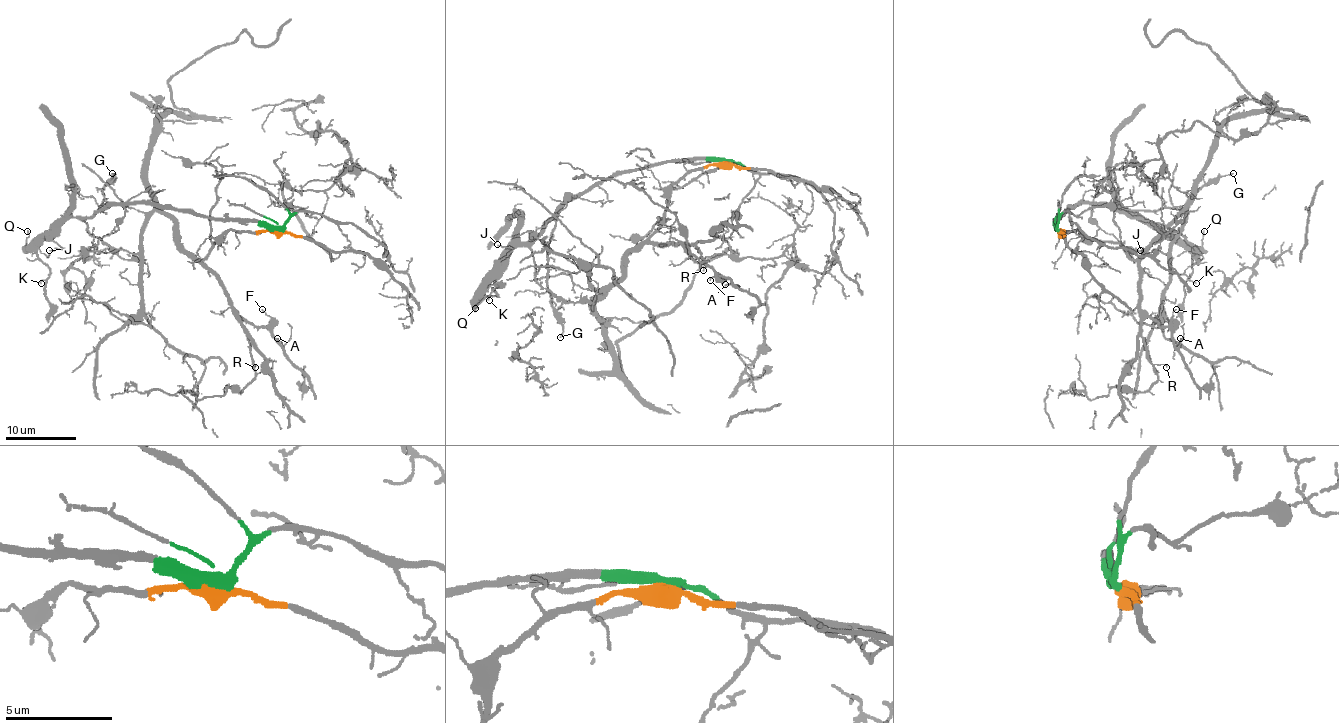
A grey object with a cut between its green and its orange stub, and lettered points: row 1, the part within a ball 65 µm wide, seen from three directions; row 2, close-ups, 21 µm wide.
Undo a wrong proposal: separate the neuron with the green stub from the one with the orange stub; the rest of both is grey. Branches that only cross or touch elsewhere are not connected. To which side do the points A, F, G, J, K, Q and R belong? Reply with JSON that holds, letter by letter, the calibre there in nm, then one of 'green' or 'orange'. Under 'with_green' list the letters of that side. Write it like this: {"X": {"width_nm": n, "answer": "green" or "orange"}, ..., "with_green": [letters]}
{"A": {"width_nm": 130, "answer": "orange"}, "F": {"width_nm": 80, "answer": "orange"}, "G": {"width_nm": 120, "answer": "green"}, "J": {"width_nm": 110, "answer": "green"}, "K": {"width_nm": 110, "answer": "green"}, "Q": {"width_nm": 110, "answer": "green"}, "R": {"width_nm": 80, "answer": "orange"}, "with_green": ["G", "J", "K", "Q"]}

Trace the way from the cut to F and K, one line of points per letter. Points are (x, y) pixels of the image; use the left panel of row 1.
F: (280, 230), (228, 230), (202, 261), (232, 307), (250, 325), (269, 323), (271, 317), (262, 309)
K: (280, 230), (154, 204), (108, 204), (92, 216), (69, 216), (38, 246), (37, 253), (49, 269), (40, 284)

